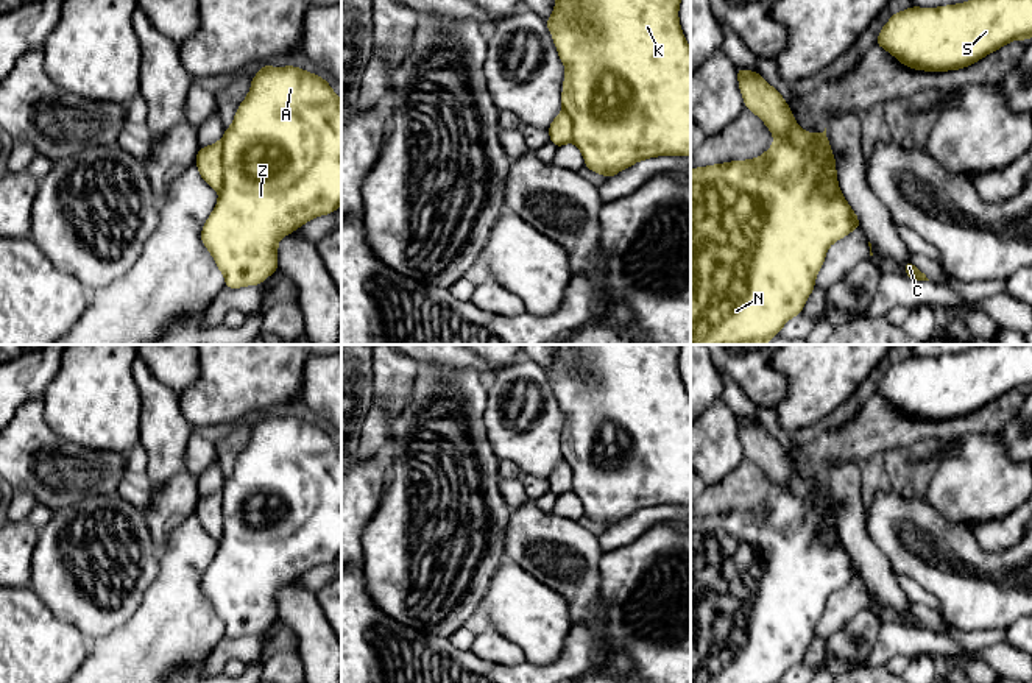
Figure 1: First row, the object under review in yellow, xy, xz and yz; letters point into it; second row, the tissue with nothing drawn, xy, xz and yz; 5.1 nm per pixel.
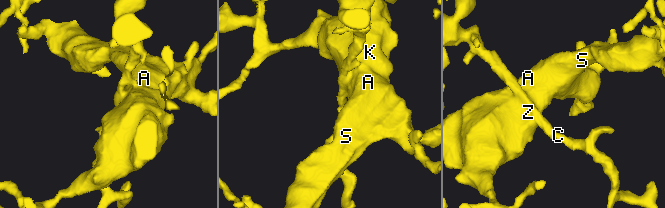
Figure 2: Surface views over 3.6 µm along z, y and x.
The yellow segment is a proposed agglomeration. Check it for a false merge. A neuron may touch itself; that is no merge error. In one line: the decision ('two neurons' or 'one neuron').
two neurons

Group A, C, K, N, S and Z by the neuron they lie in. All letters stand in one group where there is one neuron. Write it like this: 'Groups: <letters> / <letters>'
Groups: A K N S Z / C

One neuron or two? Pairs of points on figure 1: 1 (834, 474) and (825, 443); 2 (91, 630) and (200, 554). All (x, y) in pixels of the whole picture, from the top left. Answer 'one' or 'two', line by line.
1: two
2: two

